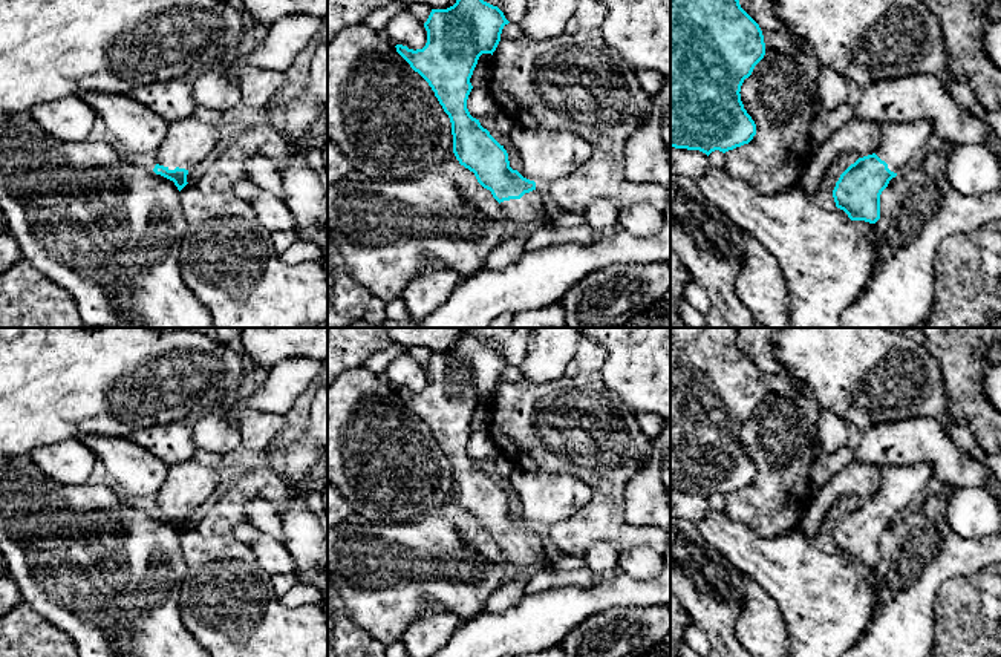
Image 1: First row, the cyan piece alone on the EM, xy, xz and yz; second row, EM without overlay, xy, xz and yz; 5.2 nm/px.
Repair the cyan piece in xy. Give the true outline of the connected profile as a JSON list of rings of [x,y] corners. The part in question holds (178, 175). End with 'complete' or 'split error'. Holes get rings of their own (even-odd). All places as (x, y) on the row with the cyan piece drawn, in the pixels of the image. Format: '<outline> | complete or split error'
[[[193,115],[168,124],[158,149],[153,172],[174,182],[181,191],[188,182],[188,170],[207,161],[219,142],[216,124],[205,124]]] | split error

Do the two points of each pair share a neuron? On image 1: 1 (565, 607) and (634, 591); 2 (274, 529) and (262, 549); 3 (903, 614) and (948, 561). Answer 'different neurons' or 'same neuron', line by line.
1: same neuron
2: different neurons
3: same neuron

